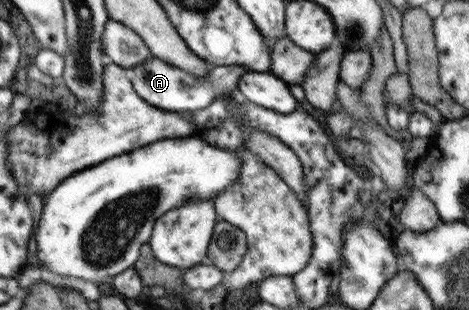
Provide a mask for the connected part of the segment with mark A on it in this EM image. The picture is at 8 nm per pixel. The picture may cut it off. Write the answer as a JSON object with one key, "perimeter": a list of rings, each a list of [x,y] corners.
{"perimeter":[[[154,55],[140,65],[134,65],[130,68],[134,73],[132,85],[136,93],[145,99],[146,103],[164,111],[181,114],[202,111],[202,109],[210,106],[220,94],[237,92],[240,78],[249,71],[244,66],[212,66],[207,77],[194,77]]]}

